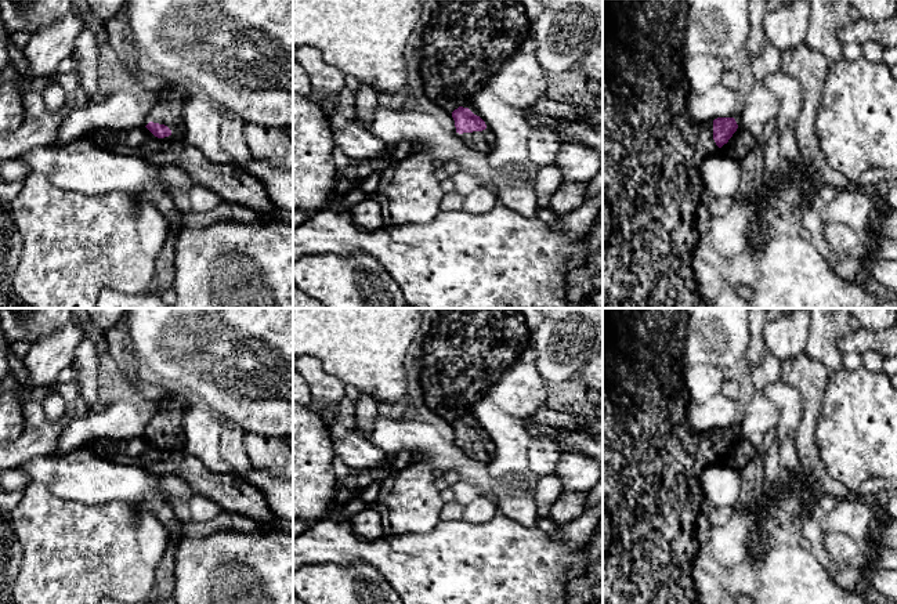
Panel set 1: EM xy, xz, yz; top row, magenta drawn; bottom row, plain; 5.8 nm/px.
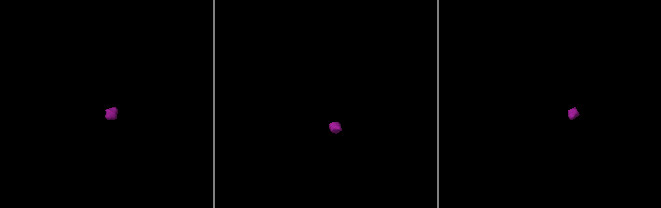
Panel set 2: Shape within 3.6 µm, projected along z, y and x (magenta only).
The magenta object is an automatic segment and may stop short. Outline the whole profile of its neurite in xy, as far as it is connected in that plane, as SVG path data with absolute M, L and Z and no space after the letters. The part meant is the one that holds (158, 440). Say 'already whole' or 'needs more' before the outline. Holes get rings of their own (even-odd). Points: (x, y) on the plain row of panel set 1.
needs more; M178 394L159 402L158 412L149 419L149 433L145 437L155 446L164 448L182 440L181 415L191 404Z

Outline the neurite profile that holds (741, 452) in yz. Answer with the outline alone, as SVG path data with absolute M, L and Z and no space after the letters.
M738 437L733 446L724 453L719 463L731 469L744 469L756 456L756 448L748 438Z

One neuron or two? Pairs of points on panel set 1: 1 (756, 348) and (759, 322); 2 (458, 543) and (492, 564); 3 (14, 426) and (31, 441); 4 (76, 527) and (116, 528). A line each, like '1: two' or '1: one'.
1: one
2: one
3: two
4: one

